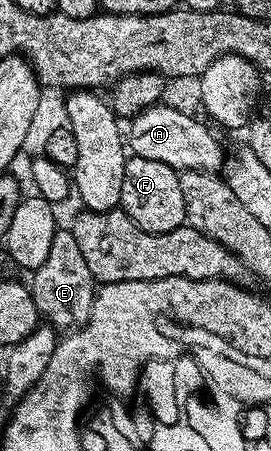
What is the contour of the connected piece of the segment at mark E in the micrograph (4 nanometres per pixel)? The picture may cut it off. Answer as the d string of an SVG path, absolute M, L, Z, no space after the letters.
M58 229L51 240L50 253L43 266L36 268L32 276L33 280L30 279L29 282L32 301L44 321L58 330L78 329L88 322L99 285L87 268L87 262L70 229Z

